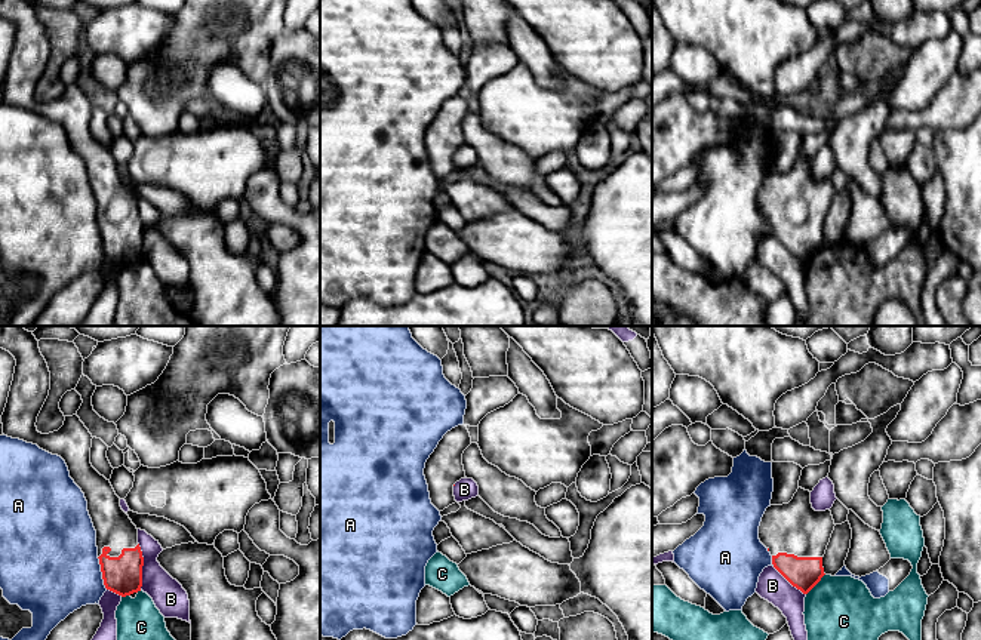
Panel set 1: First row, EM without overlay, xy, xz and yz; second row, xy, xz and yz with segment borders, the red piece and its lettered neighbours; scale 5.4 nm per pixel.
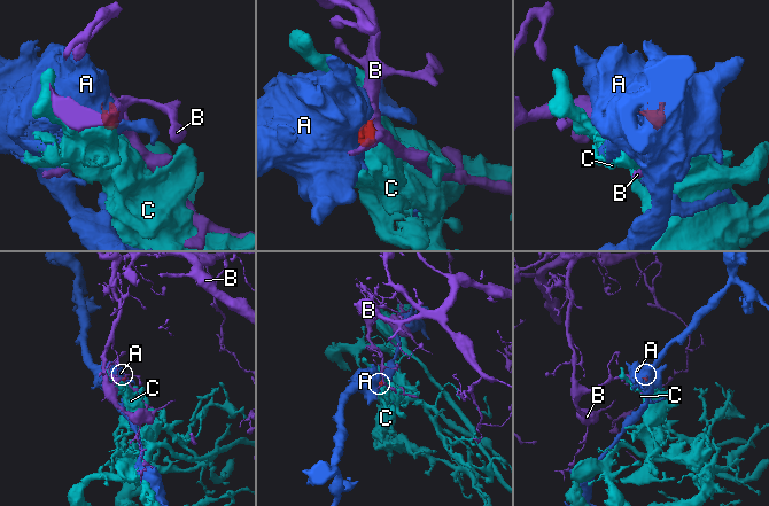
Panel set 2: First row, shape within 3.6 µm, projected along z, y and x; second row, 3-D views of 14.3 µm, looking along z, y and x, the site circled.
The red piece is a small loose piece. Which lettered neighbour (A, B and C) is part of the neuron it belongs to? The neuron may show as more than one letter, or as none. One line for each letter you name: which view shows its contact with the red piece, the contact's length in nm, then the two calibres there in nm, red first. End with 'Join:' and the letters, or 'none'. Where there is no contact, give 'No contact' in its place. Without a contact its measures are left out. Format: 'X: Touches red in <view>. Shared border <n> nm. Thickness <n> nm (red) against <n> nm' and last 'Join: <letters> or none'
Join: none

